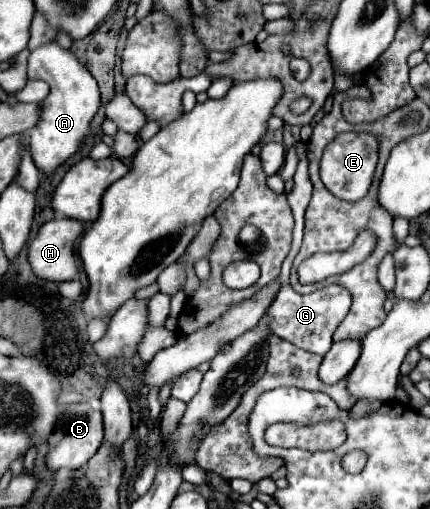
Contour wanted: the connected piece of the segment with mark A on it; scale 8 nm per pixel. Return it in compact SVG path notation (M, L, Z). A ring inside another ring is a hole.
M50 40L30 52L28 76L44 80L50 86L50 94L40 102L40 120L28 132L28 144L36 166L50 174L64 160L68 160L86 138L90 122L100 108L100 92L86 66L80 64L76 56L62 48L56 40Z

